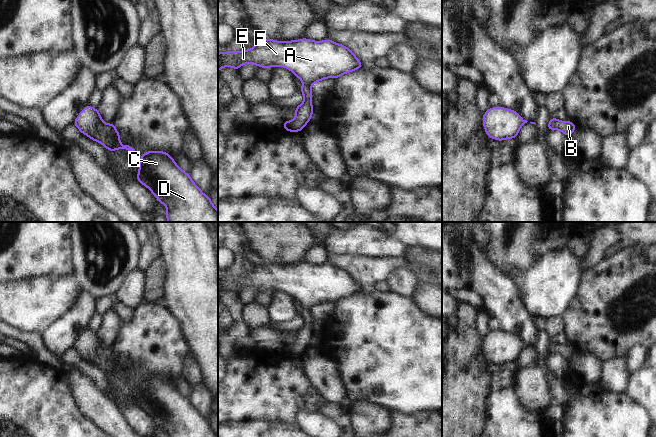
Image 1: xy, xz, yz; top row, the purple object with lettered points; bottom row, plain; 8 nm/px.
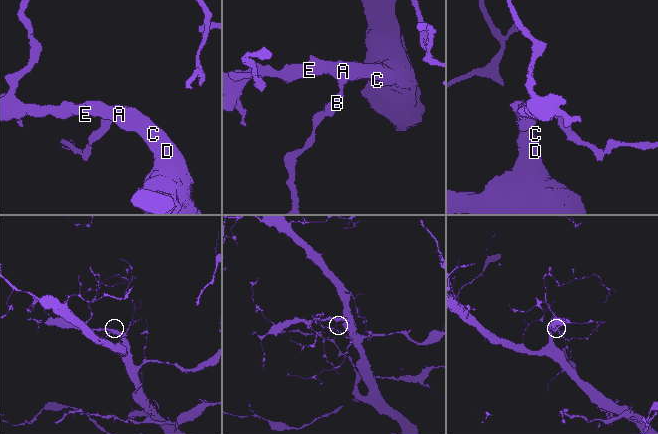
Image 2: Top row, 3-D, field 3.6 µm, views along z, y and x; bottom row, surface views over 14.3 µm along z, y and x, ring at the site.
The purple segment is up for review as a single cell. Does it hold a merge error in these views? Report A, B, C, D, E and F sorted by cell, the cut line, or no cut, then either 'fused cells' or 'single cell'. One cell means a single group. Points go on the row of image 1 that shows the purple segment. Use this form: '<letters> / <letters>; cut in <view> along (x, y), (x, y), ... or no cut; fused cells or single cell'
A B C D E F; no cut; single cell

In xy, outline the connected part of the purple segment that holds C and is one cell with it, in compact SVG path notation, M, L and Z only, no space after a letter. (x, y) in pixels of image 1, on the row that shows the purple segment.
M146 151L138 163L137 181L167 207L168 222L218 222L218 211L175 160L164 151Z

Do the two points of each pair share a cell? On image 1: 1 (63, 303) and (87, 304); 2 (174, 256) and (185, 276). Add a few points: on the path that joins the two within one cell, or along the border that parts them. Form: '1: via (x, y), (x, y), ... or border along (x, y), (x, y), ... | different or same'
1: border along (84, 290), (77, 302), (59, 320) | different
2: via (179, 261), (185, 267), (185, 271) | same

